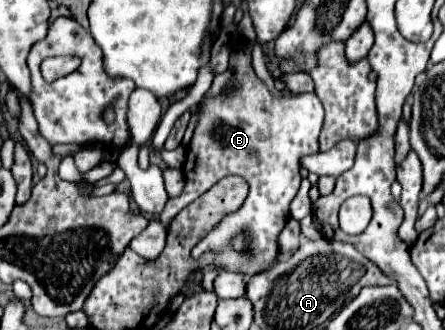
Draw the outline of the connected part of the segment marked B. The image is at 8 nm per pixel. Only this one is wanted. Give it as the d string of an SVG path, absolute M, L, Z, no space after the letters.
M243 43L233 51L231 55L231 67L235 71L233 79L229 85L239 85L239 89L231 97L219 95L217 99L209 99L203 103L203 113L199 119L199 125L195 129L195 135L187 147L187 161L183 167L185 173L185 191L177 199L169 199L163 213L159 215L163 225L169 225L171 219L191 203L191 199L201 197L205 191L209 191L219 179L227 175L241 175L249 183L249 195L243 203L243 207L227 219L223 219L203 241L193 247L191 255L199 257L205 251L213 249L217 251L217 259L213 267L223 267L225 271L237 271L243 273L245 277L251 277L263 269L269 267L269 263L275 261L277 257L277 235L287 223L289 217L289 203L299 191L299 157L307 153L319 153L319 131L323 123L323 105L319 103L315 93L303 93L297 97L275 97L269 93L265 83L255 75L251 67L251 55L249 55L249 45Z

